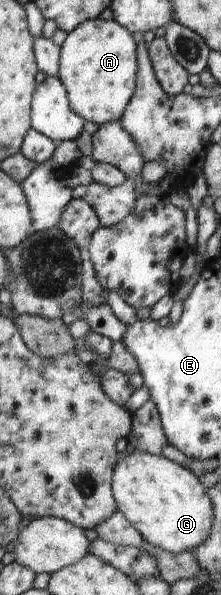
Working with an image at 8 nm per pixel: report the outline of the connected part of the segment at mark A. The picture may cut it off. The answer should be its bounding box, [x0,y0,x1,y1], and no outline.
[59,20,138,124]

